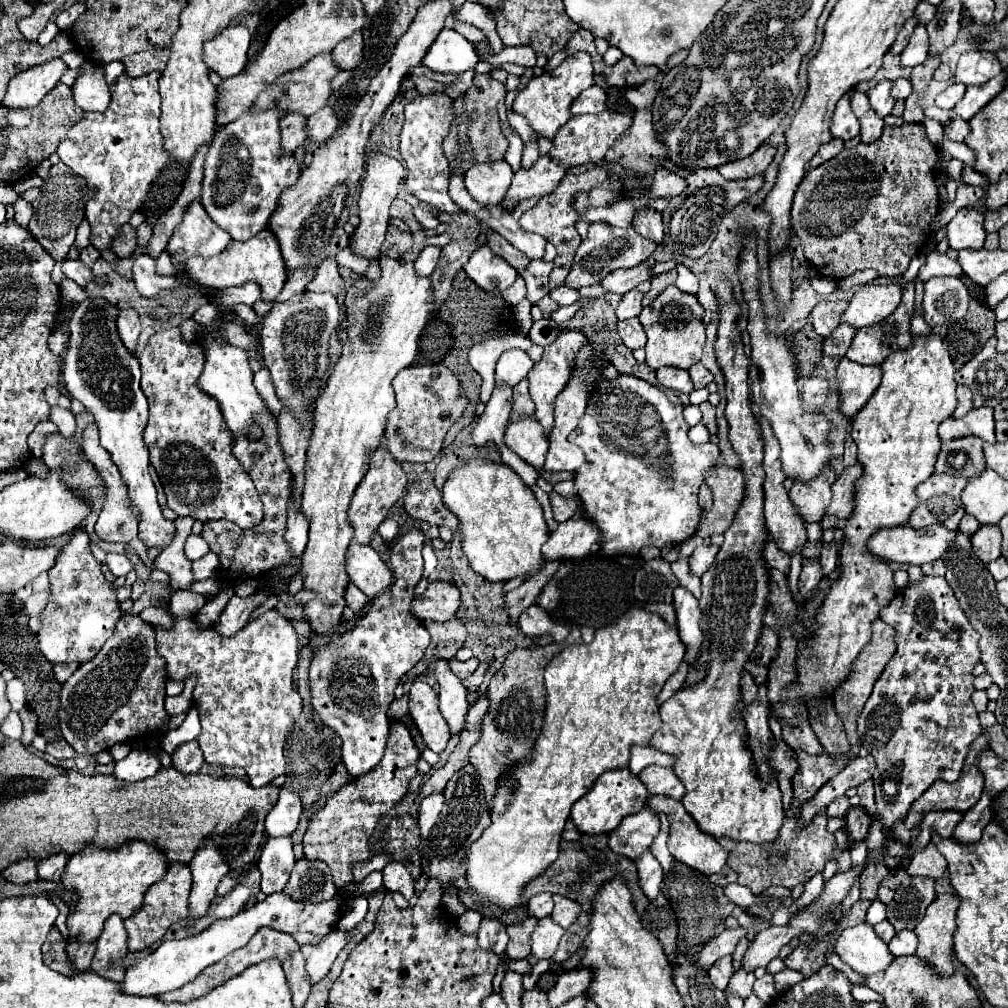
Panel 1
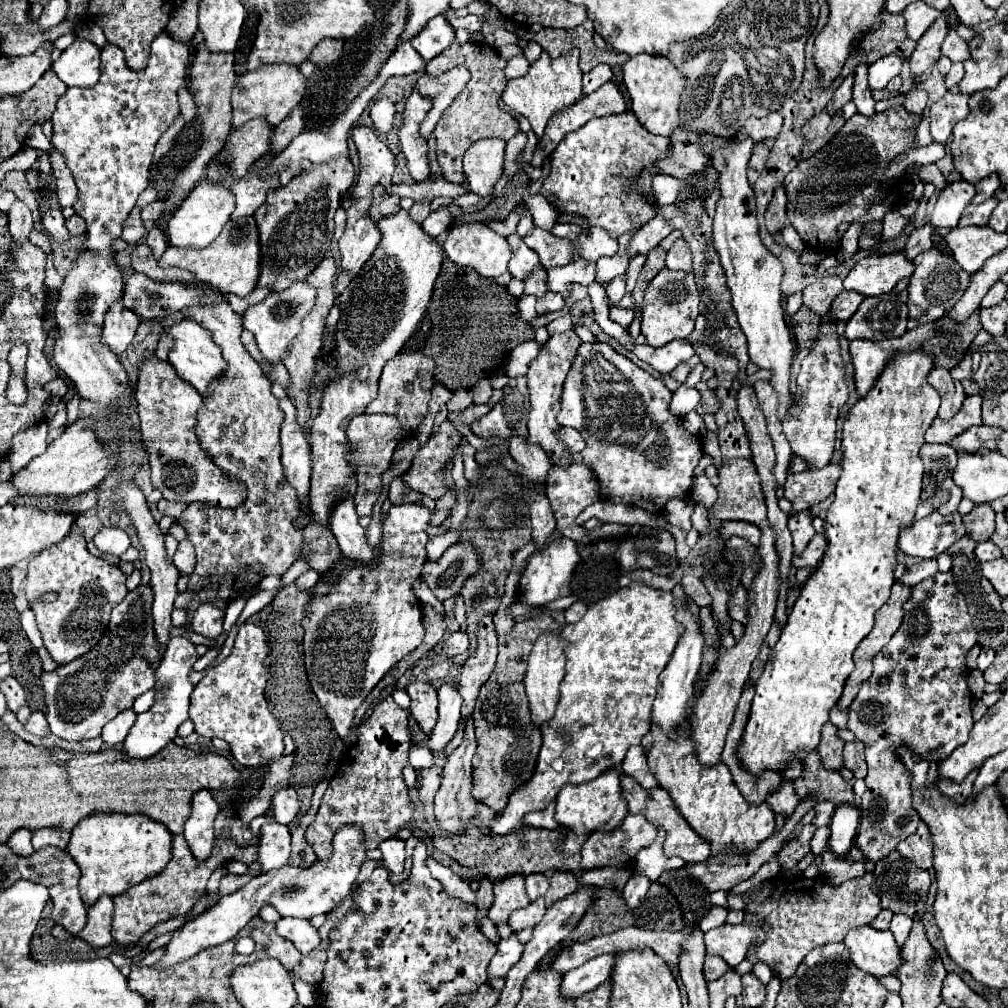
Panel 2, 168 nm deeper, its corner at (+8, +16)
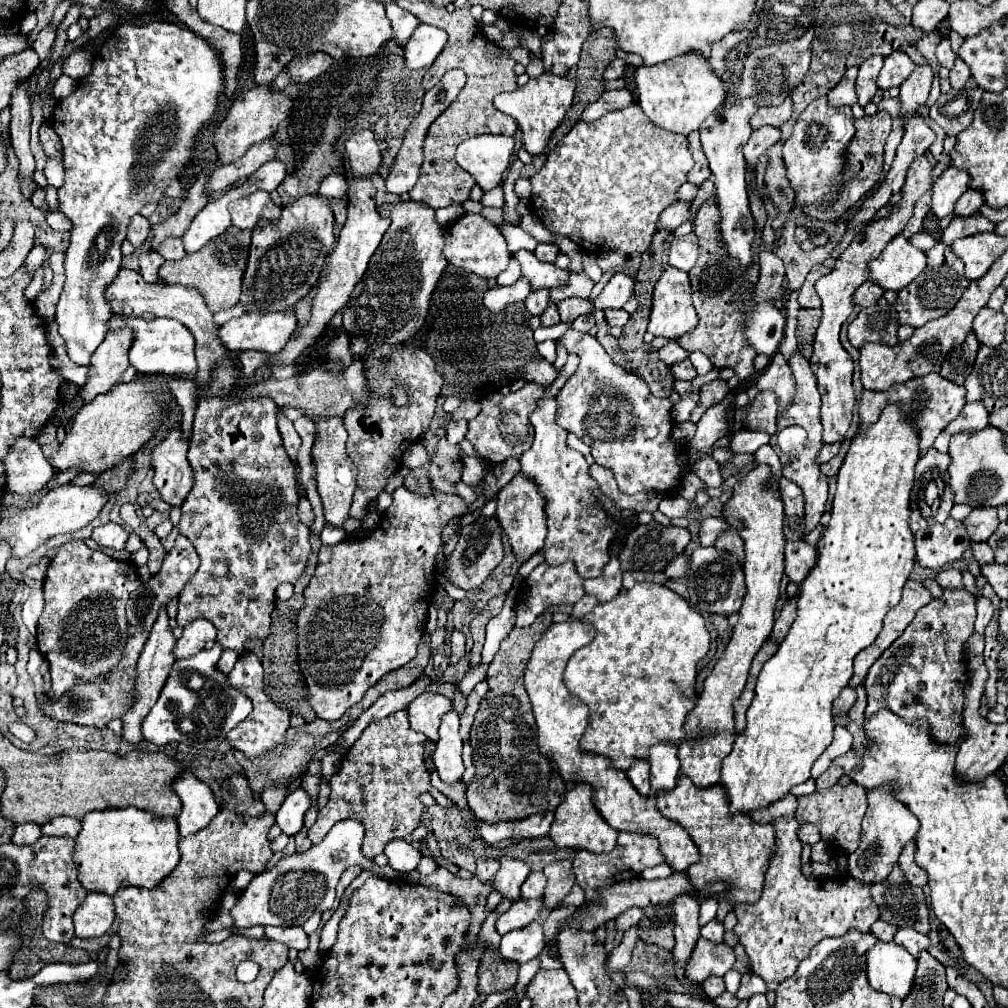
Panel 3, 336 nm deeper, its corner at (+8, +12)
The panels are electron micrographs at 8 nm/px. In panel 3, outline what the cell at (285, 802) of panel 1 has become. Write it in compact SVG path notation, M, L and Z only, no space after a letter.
M304 788L292 790L280 810L276 812L276 824L286 836L294 836L296 832L302 830L302 820L306 810L310 808L310 796L304 792Z

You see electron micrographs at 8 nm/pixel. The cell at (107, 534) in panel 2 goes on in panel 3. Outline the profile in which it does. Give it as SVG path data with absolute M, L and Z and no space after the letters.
M108 522L104 526L94 528L92 540L96 540L98 546L108 546L108 548L114 548L114 550L122 550L126 540L128 540L128 530L120 524Z

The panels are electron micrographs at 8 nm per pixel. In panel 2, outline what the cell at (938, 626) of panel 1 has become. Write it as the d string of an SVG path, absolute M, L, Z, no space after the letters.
M950 572L934 574L920 584L912 586L910 598L904 602L904 620L892 640L876 654L872 676L860 684L860 692L848 708L848 730L856 734L858 740L866 744L866 792L860 800L860 826L856 834L856 844L864 852L864 858L870 862L878 862L886 858L900 840L908 838L918 828L918 814L912 808L910 798L910 770L896 756L896 748L904 746L920 756L922 760L942 762L946 760L958 746L966 744L968 734L972 730L972 694L966 686L966 652L976 644L976 632L972 628L972 620L968 614L968 606L964 596L956 590L954 578Z

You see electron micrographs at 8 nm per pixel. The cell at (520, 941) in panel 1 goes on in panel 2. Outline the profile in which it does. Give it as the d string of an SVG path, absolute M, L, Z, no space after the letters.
M520 872L512 874L510 878L494 884L494 904L488 912L488 918L494 924L500 924L500 922L506 924L514 910L526 908L528 904L530 900L524 890L524 876Z

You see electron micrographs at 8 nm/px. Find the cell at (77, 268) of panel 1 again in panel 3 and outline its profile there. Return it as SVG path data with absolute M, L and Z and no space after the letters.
M22 80L18 82L18 88L14 90L10 110L12 110L12 120L10 120L10 136L12 136L12 146L16 150L16 156L20 160L20 174L24 178L32 180L34 172L34 158L30 152L30 82Z

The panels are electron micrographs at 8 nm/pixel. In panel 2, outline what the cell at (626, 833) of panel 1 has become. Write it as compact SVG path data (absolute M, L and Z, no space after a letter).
M628 814L618 830L592 832L582 846L582 868L618 866L634 860L636 852L656 838L656 828L644 816Z

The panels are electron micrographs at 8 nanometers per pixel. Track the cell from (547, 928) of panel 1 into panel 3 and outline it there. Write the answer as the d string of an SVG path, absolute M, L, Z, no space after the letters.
M524 898L516 900L512 908L498 918L496 922L498 934L506 934L514 928L528 926L540 914L540 906L542 906L542 900L524 900Z

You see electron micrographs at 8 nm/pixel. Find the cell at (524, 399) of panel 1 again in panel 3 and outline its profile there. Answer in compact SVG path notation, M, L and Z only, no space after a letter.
M528 382L518 392L512 392L508 396L504 394L492 394L486 400L482 400L480 414L468 422L466 440L474 446L478 456L486 460L490 466L504 462L506 458L520 458L522 452L526 452L534 440L534 428L530 424L530 412L534 412L538 400L544 396L544 388L536 382Z

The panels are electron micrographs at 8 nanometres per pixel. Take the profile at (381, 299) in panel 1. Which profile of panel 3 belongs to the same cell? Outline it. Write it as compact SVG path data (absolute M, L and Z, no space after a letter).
M414 200L396 202L396 204L382 204L378 212L392 220L390 228L386 230L382 244L370 258L366 276L360 284L356 284L346 308L344 308L344 330L350 334L350 348L354 356L364 356L370 344L400 344L414 336L420 326L424 324L424 318L428 314L430 296L436 288L436 282L446 268L446 258L442 254L444 248L444 228L436 222L434 210L426 208L426 204L418 204Z

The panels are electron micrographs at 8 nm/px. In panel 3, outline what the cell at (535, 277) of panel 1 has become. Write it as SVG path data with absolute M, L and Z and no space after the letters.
M536 290L536 292L530 292L530 296L526 298L526 310L532 314L532 316L540 316L548 304L550 304L550 292L548 290Z

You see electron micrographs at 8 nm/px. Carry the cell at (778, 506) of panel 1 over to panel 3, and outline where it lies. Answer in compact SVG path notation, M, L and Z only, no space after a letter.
M778 352L778 356L772 356L768 368L760 374L756 382L758 390L770 390L780 398L780 412L786 410L792 404L794 396L794 376L788 366L788 360Z

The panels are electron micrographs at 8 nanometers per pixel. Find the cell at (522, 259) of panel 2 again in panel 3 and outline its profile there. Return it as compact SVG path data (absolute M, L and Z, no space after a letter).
M518 250L514 258L520 262L522 276L530 280L532 290L542 290L542 288L550 290L550 288L562 288L568 284L568 276L570 276L568 270L536 260L534 252L530 250Z

